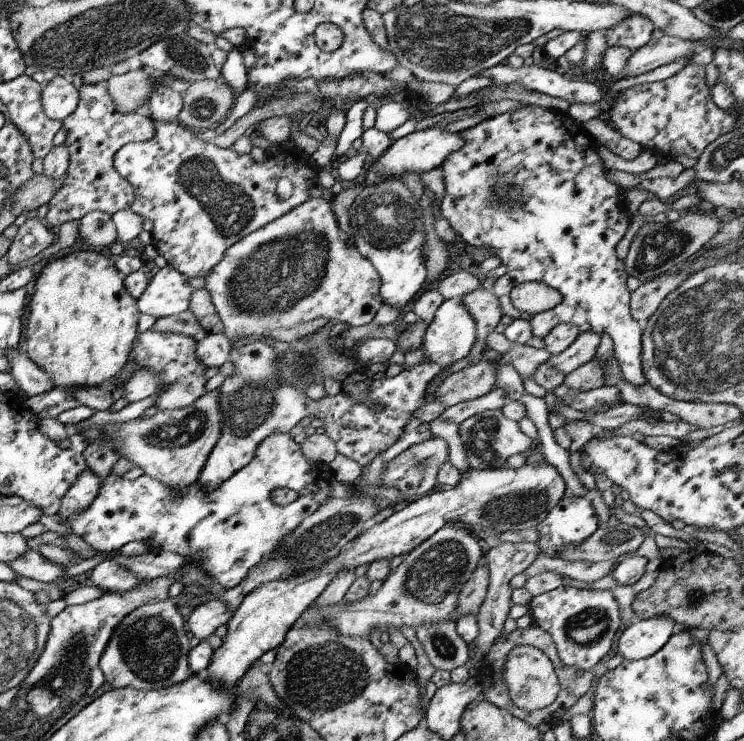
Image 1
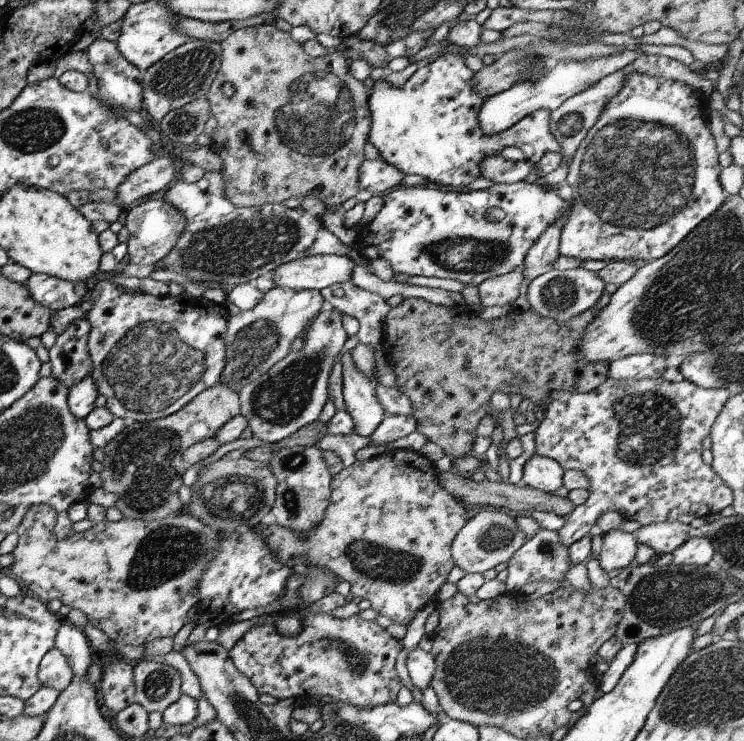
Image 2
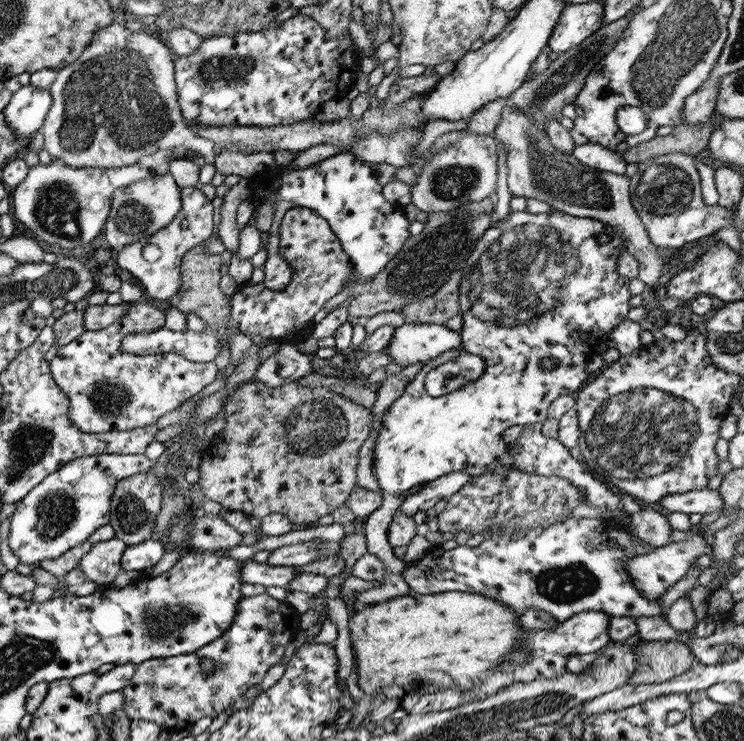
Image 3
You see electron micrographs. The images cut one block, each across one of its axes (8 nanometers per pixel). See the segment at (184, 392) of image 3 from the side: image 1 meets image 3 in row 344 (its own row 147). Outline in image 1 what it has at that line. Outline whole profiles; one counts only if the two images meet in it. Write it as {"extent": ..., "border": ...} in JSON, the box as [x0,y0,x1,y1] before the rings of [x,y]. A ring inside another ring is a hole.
{"extent":[43,82,155,227],"border":[[[105,82],[97,84],[83,84],[78,91],[78,104],[75,110],[60,122],[61,130],[65,130],[67,154],[69,154],[69,164],[65,172],[63,184],[53,198],[47,204],[47,214],[43,218],[43,223],[48,227],[59,227],[64,222],[81,219],[85,214],[93,211],[102,211],[106,214],[113,214],[119,210],[129,208],[133,202],[133,188],[129,182],[126,182],[116,170],[112,167],[112,157],[128,143],[138,143],[139,141],[147,142],[153,138],[155,128],[149,118],[142,113],[121,114],[115,110],[115,104],[105,88]]]}

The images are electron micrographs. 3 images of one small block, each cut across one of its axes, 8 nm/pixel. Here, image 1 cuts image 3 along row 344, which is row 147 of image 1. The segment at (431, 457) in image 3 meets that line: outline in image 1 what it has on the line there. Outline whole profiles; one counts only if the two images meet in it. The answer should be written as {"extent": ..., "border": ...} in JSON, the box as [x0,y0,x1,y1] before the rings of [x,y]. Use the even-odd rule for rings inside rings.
{"extent":[434,105,645,384],"border":[[[525,105],[513,112],[499,114],[491,118],[485,118],[479,124],[475,124],[472,128],[460,131],[459,136],[463,138],[463,146],[455,152],[451,152],[443,162],[441,162],[441,172],[443,172],[443,184],[445,185],[445,196],[439,202],[434,203],[438,214],[445,218],[445,221],[455,235],[461,237],[465,244],[473,248],[487,248],[491,256],[500,260],[500,264],[506,266],[506,272],[503,276],[497,278],[493,282],[492,294],[499,302],[499,310],[503,314],[505,322],[514,319],[527,320],[531,327],[532,336],[543,338],[553,326],[559,325],[559,322],[569,322],[573,324],[580,332],[595,332],[595,334],[607,335],[613,342],[613,349],[619,357],[619,368],[621,368],[621,376],[625,378],[629,384],[645,384],[643,372],[641,372],[640,360],[640,335],[641,330],[637,322],[630,316],[629,300],[630,294],[627,292],[626,273],[623,260],[617,258],[615,254],[615,246],[626,233],[629,223],[629,215],[625,209],[623,202],[619,201],[618,196],[621,197],[621,190],[617,184],[608,182],[606,178],[607,169],[604,167],[602,160],[598,156],[599,144],[592,139],[592,137],[585,132],[581,123],[576,122],[567,113],[559,111],[551,111],[541,109],[538,105]],[[525,282],[543,282],[551,288],[555,288],[557,293],[561,296],[561,302],[553,309],[545,310],[541,313],[527,314],[527,312],[520,312],[514,309],[509,294],[511,290],[521,283]]]}

